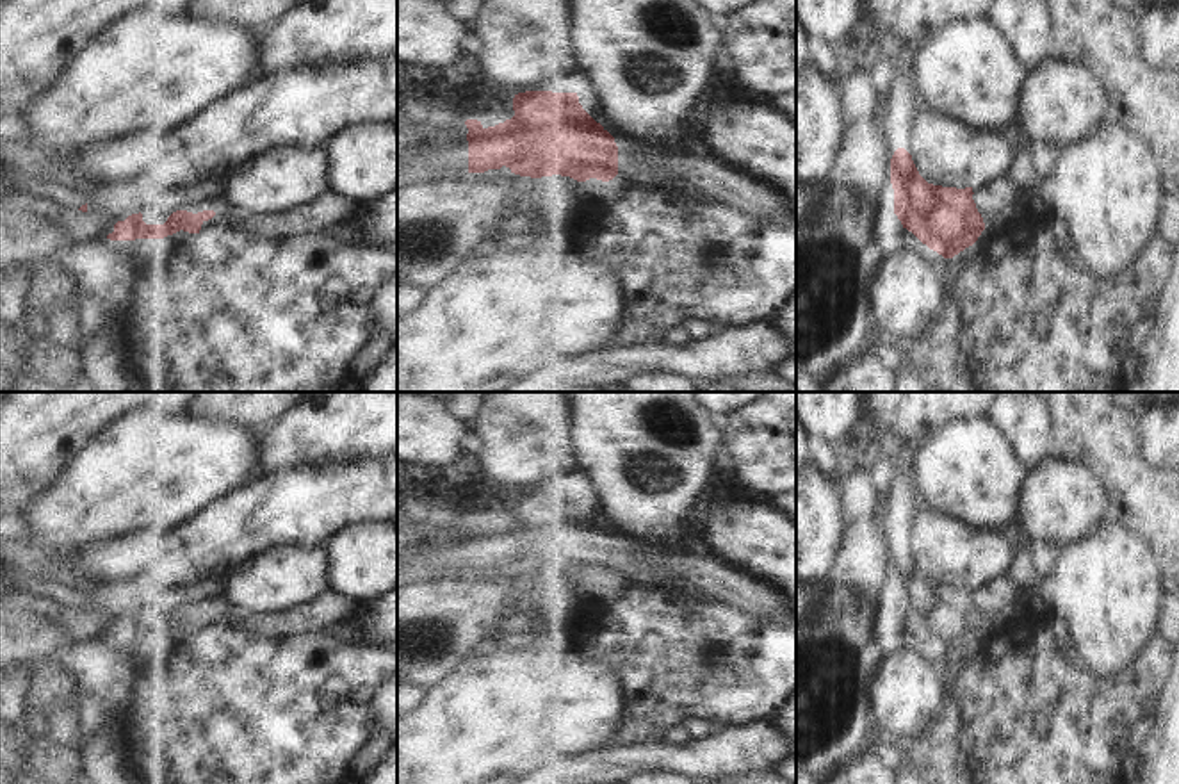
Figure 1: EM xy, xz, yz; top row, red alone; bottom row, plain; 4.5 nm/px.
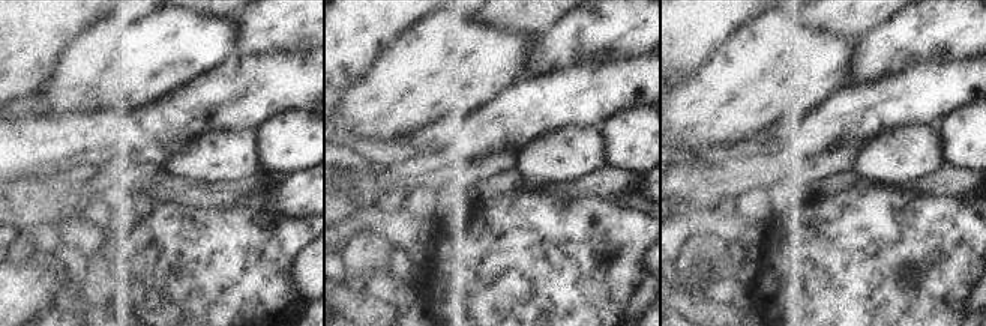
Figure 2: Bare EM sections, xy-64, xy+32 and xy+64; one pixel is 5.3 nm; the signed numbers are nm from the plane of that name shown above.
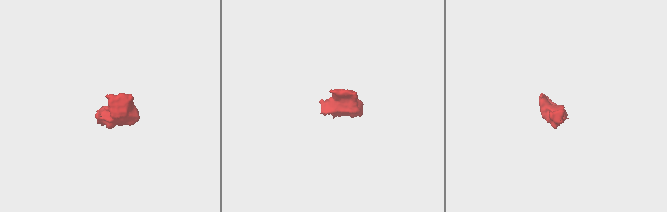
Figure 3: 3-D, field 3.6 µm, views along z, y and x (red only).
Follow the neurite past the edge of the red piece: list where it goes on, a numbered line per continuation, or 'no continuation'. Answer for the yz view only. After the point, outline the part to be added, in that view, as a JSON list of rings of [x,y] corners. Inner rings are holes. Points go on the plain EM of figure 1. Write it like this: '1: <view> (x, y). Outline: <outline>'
no continuation.

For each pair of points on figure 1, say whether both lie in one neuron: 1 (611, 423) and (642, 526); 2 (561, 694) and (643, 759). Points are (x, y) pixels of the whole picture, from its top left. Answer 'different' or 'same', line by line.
1: same
2: different

